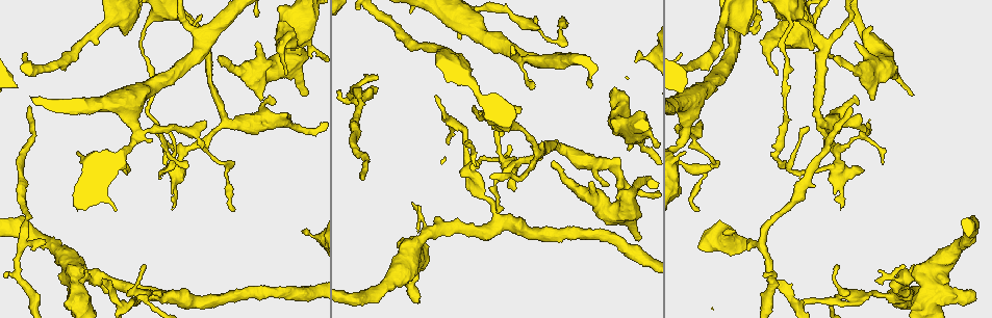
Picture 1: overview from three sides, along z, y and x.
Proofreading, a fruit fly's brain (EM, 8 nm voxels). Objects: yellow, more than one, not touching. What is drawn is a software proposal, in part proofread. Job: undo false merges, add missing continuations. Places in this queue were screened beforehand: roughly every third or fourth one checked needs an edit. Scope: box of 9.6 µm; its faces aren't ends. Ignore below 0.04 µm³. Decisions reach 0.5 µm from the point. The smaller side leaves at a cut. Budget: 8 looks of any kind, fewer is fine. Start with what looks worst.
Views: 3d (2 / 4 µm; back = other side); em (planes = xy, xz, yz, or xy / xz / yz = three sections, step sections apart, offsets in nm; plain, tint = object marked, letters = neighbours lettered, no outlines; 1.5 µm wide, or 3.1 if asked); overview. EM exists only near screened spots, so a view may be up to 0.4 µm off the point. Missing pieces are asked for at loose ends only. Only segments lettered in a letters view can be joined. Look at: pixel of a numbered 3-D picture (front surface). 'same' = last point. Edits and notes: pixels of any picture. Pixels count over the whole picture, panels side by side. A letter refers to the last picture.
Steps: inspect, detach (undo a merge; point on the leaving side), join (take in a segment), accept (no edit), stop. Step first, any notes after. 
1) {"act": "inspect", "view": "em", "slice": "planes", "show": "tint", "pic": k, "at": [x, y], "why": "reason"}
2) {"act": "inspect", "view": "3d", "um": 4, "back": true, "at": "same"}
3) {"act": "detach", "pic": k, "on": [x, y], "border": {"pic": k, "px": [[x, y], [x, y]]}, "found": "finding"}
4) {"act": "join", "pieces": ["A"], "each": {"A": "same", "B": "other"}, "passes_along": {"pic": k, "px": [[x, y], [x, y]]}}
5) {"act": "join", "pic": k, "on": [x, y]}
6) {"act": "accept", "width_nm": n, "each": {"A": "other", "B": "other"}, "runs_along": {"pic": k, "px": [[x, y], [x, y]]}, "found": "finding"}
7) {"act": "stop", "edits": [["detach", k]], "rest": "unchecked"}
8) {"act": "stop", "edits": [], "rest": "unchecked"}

{"act": "inspect", "view": "em", "slice": "planes", "show": "plain", "pic": 1, "at": [273, 105], "why": "free end"}

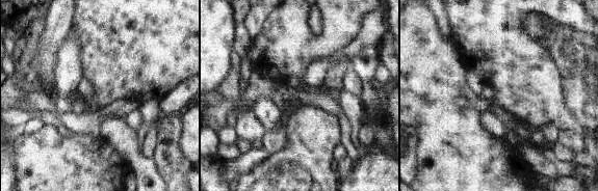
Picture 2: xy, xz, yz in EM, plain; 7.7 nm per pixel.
{"act": "inspect", "view": "em", "slice": "planes", "show": "tint", "at": "same", "why": "with the object marked"}

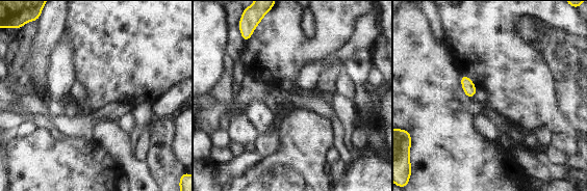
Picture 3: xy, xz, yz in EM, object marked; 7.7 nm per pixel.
{"act": "inspect", "view": "em", "slice": "planes", "show": "letters", "at": "same"}

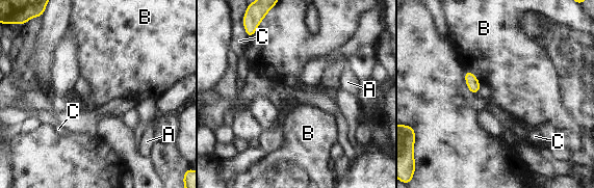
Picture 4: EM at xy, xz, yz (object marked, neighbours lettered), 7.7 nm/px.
{"act": "accept", "each": {"A": "other", "B": "other", "C": "other"}, "border": {"pic": 4, "px": [[465, 70], [468, 70], [481, 83]]}, "found": "no lettered segment goes on from it"}

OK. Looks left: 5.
{"act": "inspect", "view": "3d", "um": 4, "pic": 1, "at": [45, 241], "why": "an open end"}

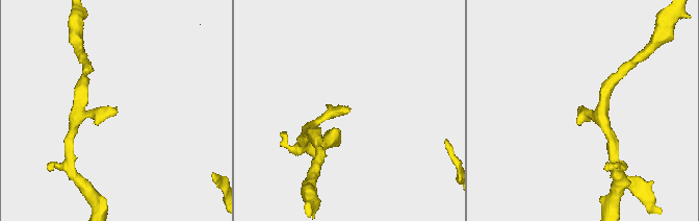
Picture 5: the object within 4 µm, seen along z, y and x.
{"act": "inspect", "view": "em", "slice": "planes", "show": "letters", "pic": 5, "at": [115, 107], "why": "shape alone is not enough"}

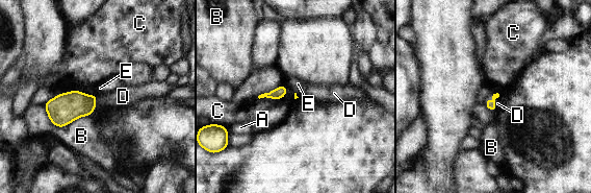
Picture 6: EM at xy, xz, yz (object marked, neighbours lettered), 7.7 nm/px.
{"act": "join", "pieces": ["D"], "each": {"A": "other", "B": "other", "C": "other", "D": "same", "E": "other"}, "passes_along": {"pic": 6, "px": [[66, 107], [95, 104], [123, 96]]}, "found": "the neuron continues"}

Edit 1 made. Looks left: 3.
{"act": "inspect", "view": "overview", "why": "redraw"}

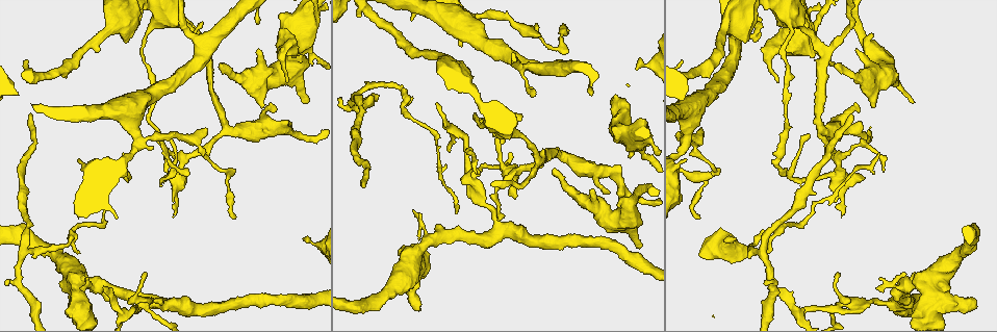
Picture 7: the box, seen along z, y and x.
{"act": "inspect", "view": "3d", "um": 2, "pic": 7, "at": [281, 19], "why": "thick end"}

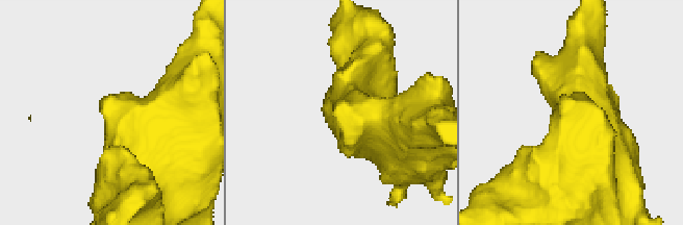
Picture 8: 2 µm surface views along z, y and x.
{"act": "inspect", "view": "em", "slice": "planes", "show": "letters", "pic": 8, "at": [113, 110], "why": "need the tissue"}

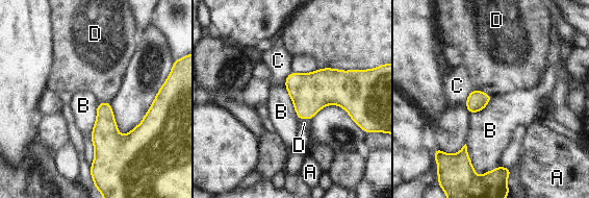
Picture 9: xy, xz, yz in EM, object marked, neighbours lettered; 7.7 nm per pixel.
{"act": "accept", "longest_contact_nm": ["B", 300], "each": {"A": "other", "B": "other", "C": "other", "D": "other"}, "border": {"pic": 9, "px": [[284, 83], [298, 119]]}, "found": "no lettered segment goes on from it"}

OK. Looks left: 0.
{"act": "stop", "edits": [["join", 6]], "rest": "unchecked"}

